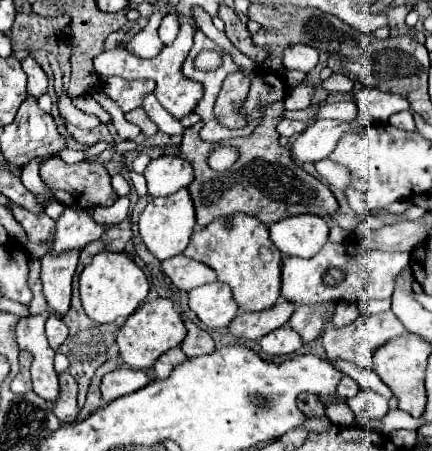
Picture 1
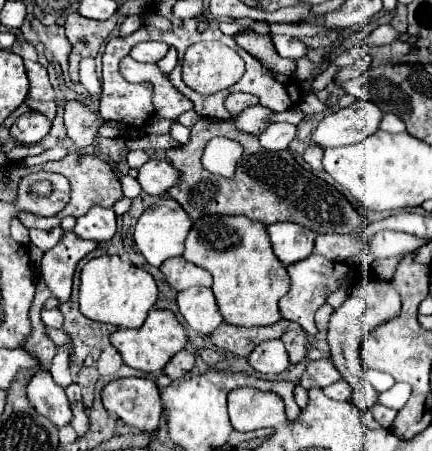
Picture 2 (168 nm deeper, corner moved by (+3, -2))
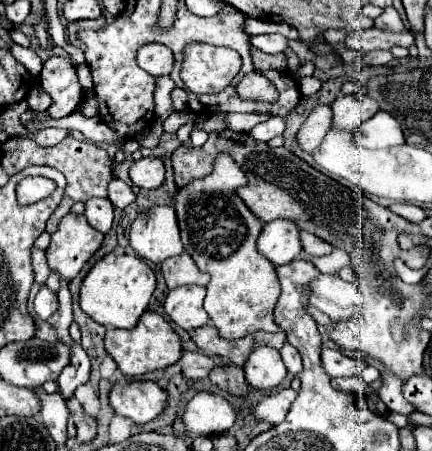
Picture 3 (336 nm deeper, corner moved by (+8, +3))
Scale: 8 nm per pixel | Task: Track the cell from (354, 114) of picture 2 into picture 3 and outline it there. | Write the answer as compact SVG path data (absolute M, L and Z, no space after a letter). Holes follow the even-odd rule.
M358 91L354 95L342 95L332 103L334 111L334 123L332 127L354 131L362 121L370 119L380 111L380 105L376 99L368 99L364 91Z

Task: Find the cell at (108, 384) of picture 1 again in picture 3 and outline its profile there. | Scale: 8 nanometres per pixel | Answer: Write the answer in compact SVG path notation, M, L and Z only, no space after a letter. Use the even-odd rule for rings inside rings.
M134 381L128 385L114 385L110 403L118 415L144 425L156 419L166 407L168 395L154 381Z

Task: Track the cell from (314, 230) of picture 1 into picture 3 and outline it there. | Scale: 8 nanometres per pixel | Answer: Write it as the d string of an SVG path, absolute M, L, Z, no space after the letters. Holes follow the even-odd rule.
M276 219L264 225L258 237L258 251L274 265L286 265L302 253L298 227L288 219Z

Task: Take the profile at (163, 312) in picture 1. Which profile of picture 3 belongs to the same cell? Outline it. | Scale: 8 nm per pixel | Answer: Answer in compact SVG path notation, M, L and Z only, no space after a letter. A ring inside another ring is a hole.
M146 311L140 317L138 325L130 331L128 329L108 329L104 337L104 347L106 347L106 353L116 361L118 369L130 377L166 369L182 357L180 337L174 333L170 323L162 315L152 313L152 311Z

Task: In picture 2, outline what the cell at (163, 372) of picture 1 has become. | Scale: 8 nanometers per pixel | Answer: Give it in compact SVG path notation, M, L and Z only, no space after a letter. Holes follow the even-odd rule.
M181 350L181 352L177 352L177 354L169 360L169 366L165 366L163 372L165 372L171 380L175 380L175 378L181 378L181 376L185 376L187 372L191 372L193 366L195 366L195 356L193 356L193 352Z

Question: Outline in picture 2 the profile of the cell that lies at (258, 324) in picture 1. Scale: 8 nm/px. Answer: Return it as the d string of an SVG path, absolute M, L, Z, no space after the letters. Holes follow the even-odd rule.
M281 318L277 324L265 326L265 328L237 328L233 324L221 324L213 334L211 340L215 346L219 346L225 352L237 354L237 356L249 356L249 352L271 338L281 338L281 334L289 328L289 320ZM245 344L247 346L241 346Z

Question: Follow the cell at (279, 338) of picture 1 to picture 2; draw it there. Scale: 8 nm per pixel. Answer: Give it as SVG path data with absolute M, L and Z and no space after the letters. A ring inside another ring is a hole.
M281 340L261 342L249 354L247 360L257 372L263 372L263 374L279 374L289 364L289 358L287 358L287 352L285 352L285 346Z

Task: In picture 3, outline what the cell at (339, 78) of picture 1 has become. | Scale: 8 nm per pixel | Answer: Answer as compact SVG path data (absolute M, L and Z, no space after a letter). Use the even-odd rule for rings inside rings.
M374 50L365 53L361 62L366 65L377 66L377 65L385 65L393 59L394 56L390 52L390 50Z

